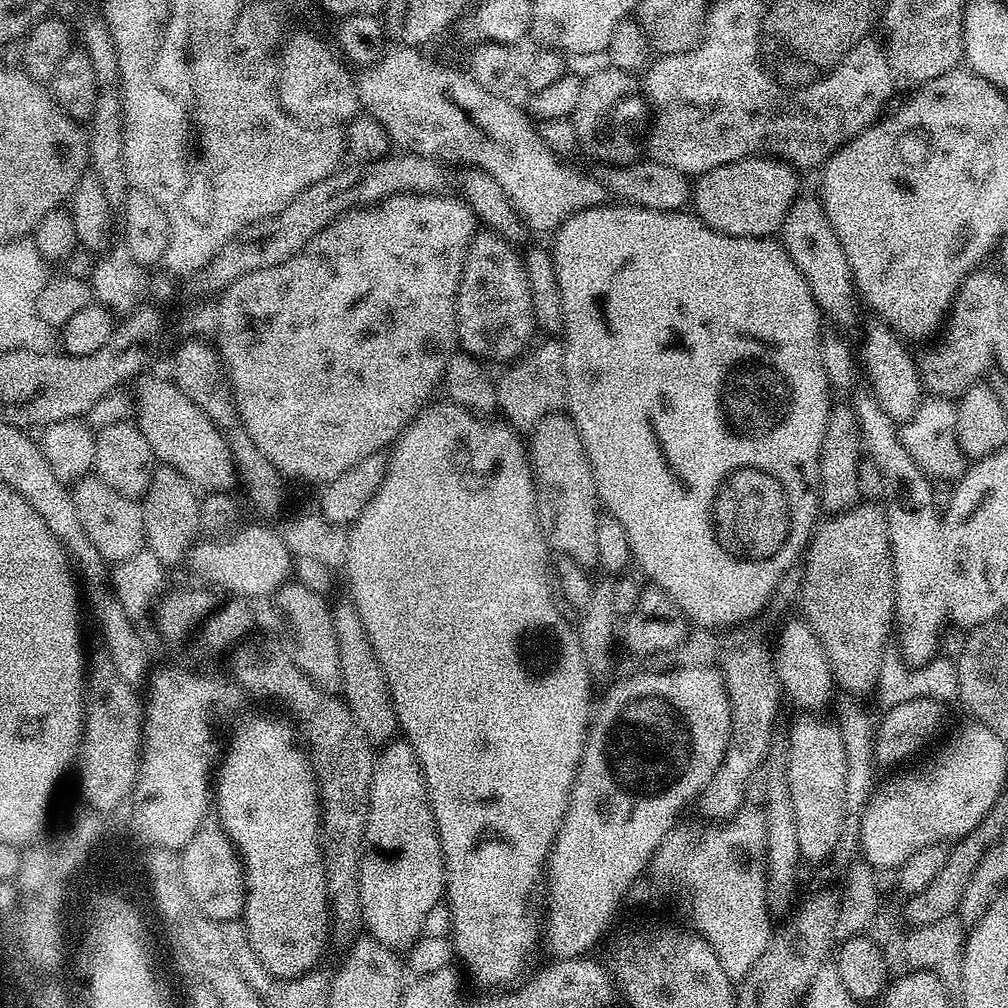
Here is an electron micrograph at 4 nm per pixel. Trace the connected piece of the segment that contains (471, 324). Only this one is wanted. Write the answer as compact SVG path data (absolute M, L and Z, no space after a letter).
M487 230L477 231L466 250L466 258L462 266L462 278L456 295L456 334L458 344L463 351L481 361L517 359L529 347L528 339L536 328L532 317L530 302L530 286L528 275L524 269L521 253L515 252L513 245L501 236Z

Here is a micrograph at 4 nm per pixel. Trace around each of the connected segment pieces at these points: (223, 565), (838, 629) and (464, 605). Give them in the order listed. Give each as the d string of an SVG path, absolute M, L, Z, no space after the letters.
M260 524L241 527L233 536L224 539L209 539L208 544L193 543L186 557L198 575L220 588L225 588L236 598L250 596L271 597L284 584L289 583L294 572L294 557L279 531L263 528Z
M860 502L855 508L833 515L822 524L813 531L802 560L804 576L802 572L802 583L798 588L799 599L804 599L802 616L814 630L818 642L822 642L835 687L852 698L868 696L871 692L873 695L880 682L882 662L889 651L888 636L890 640L896 614L896 575L892 569L888 517L879 503Z
M445 402L446 404L429 403L423 410L417 411L414 419L409 423L396 438L395 444L391 445L390 455L388 456L388 469L370 502L361 514L351 525L348 532L348 558L346 569L348 568L348 592L352 604L358 610L358 618L362 618L362 626L366 626L366 634L370 638L370 646L374 646L374 654L384 671L384 677L388 683L388 689L394 702L396 711L396 722L403 739L407 740L414 754L418 758L420 768L424 772L424 784L428 788L428 801L432 804L432 813L434 822L438 830L438 838L442 846L444 855L444 883L446 885L446 903L448 909L452 912L452 930L450 933L450 943L454 949L454 956L457 961L468 967L468 972L484 987L484 990L496 990L501 986L511 985L513 982L521 979L520 971L524 968L524 963L528 960L528 955L532 952L532 947L538 944L538 920L528 913L528 899L532 896L532 891L536 888L536 883L541 883L542 873L546 868L548 853L552 851L552 843L556 841L556 835L560 829L560 823L564 821L564 811L568 808L568 799L572 796L572 783L576 780L576 767L580 765L580 755L584 752L584 741L588 735L590 727L590 712L588 716L588 707L592 704L592 684L590 671L583 658L582 648L579 645L577 629L573 627L570 620L558 612L558 606L552 600L551 590L548 584L548 574L546 571L546 545L544 537L540 534L540 525L536 523L536 487L532 481L532 466L528 462L528 453L526 444L521 433L512 427L511 424L503 419L490 420L494 418L482 418L473 414L468 408L455 402Z

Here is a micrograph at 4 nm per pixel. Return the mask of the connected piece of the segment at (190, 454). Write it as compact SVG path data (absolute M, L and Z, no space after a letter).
M144 374L135 381L136 392L134 391L134 423L139 428L146 442L150 442L150 450L156 455L157 461L161 465L169 468L176 468L178 474L182 474L197 489L207 490L208 492L228 492L231 484L237 483L236 467L232 461L230 450L226 446L224 436L206 418L206 414L171 379L163 380L160 376L148 376Z

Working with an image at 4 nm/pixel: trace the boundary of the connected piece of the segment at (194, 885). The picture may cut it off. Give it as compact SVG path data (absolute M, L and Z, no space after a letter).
M223 831L196 833L184 848L179 849L180 880L185 894L197 912L217 922L232 920L241 915L244 907L246 881L241 857Z

